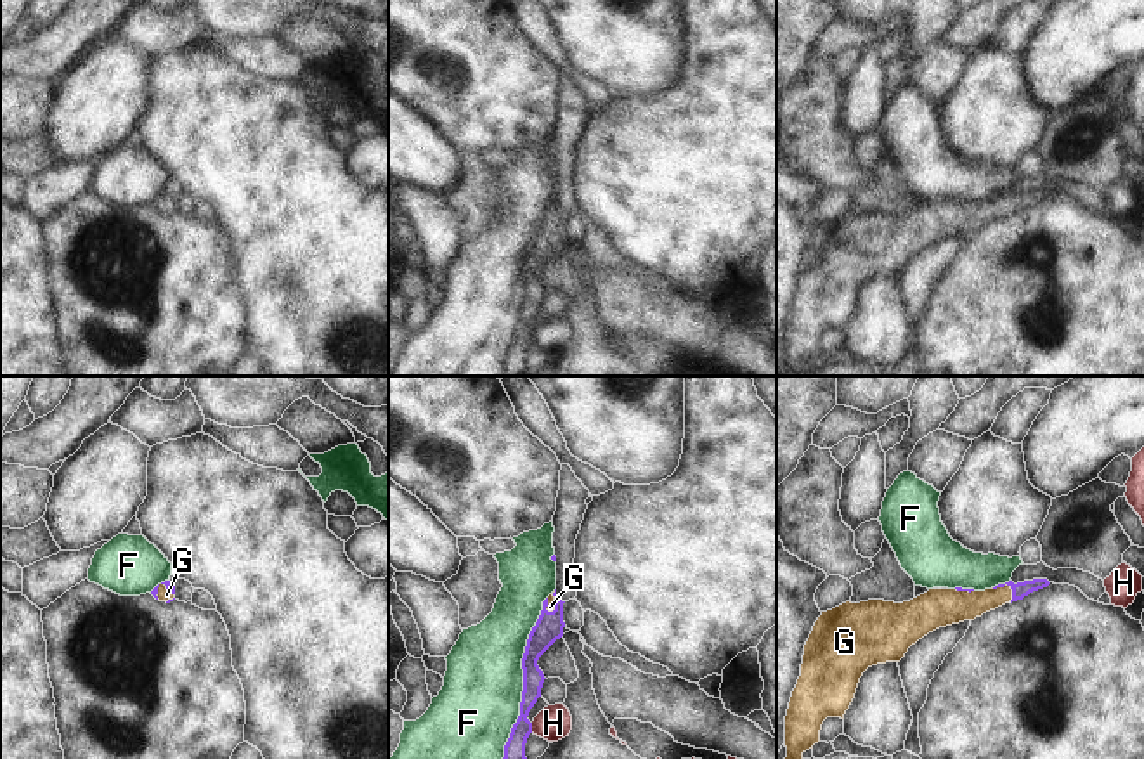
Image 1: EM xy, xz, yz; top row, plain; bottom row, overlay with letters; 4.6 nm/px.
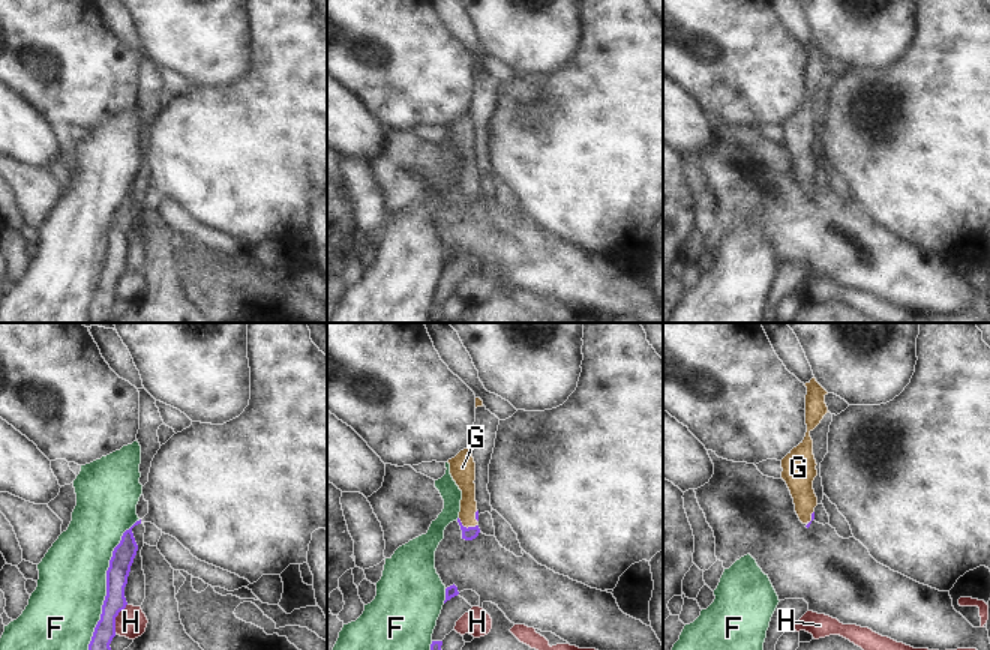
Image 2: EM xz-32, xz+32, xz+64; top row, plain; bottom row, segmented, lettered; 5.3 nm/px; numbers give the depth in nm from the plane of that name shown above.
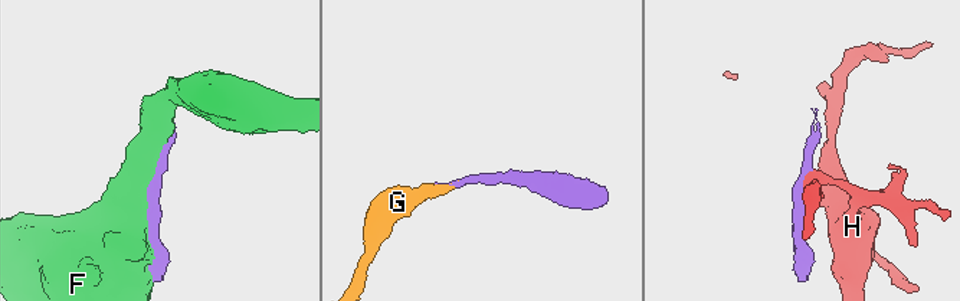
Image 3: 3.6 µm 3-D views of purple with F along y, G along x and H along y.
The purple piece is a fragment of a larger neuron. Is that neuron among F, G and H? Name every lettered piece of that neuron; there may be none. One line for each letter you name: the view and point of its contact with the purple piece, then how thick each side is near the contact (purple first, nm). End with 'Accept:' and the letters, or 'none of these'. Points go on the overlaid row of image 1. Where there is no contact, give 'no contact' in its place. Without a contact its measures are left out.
G: yz (1006, 583) | 70/140 nm
Accept: G

